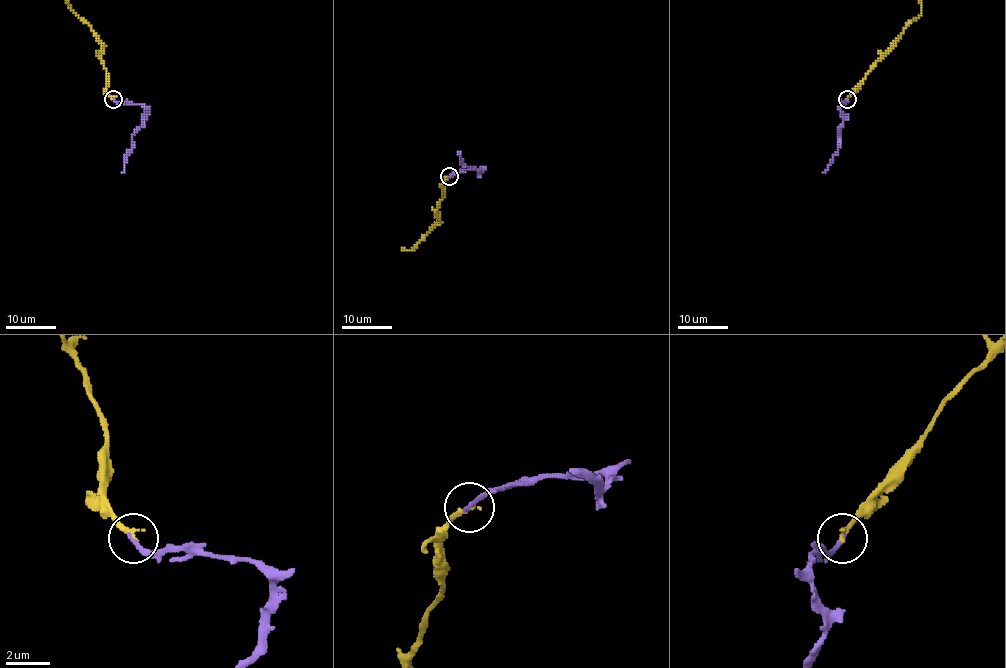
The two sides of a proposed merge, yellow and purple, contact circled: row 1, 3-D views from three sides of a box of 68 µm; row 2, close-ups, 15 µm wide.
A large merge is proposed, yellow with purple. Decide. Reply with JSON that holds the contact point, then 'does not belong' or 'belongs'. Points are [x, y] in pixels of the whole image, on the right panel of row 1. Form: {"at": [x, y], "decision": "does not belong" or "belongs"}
{"at": [847, 99], "decision": "belongs"}

